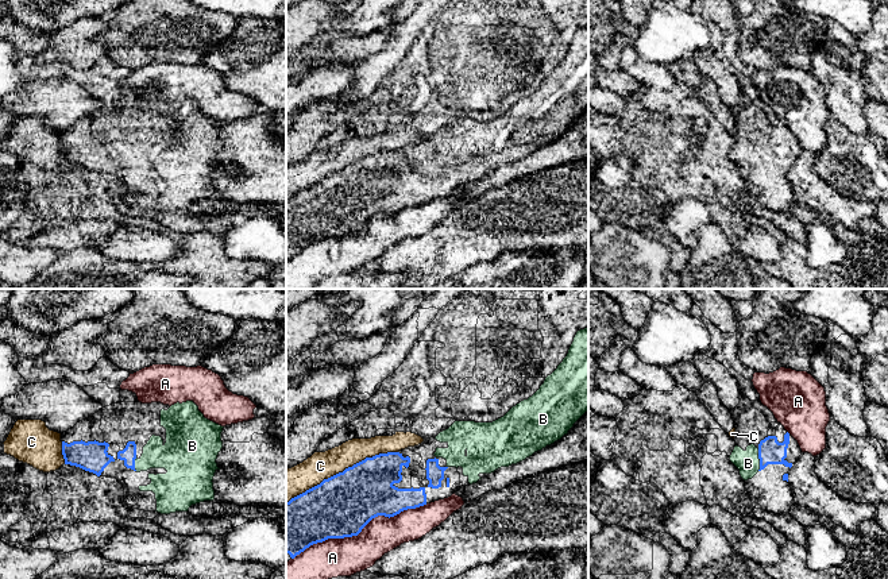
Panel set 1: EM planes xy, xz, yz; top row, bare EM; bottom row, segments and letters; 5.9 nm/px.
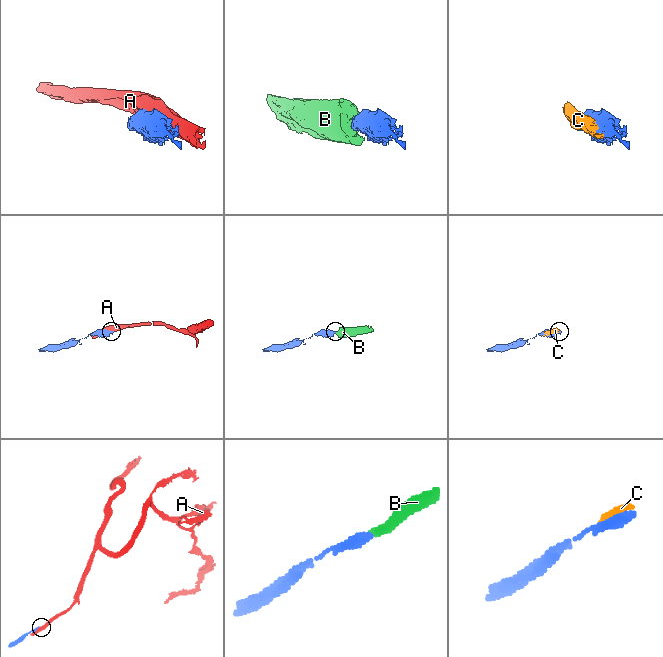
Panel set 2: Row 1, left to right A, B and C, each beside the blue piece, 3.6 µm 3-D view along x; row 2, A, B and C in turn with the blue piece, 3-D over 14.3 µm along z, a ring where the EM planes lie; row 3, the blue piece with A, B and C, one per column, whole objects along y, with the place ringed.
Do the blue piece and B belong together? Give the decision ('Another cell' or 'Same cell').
Same cell

